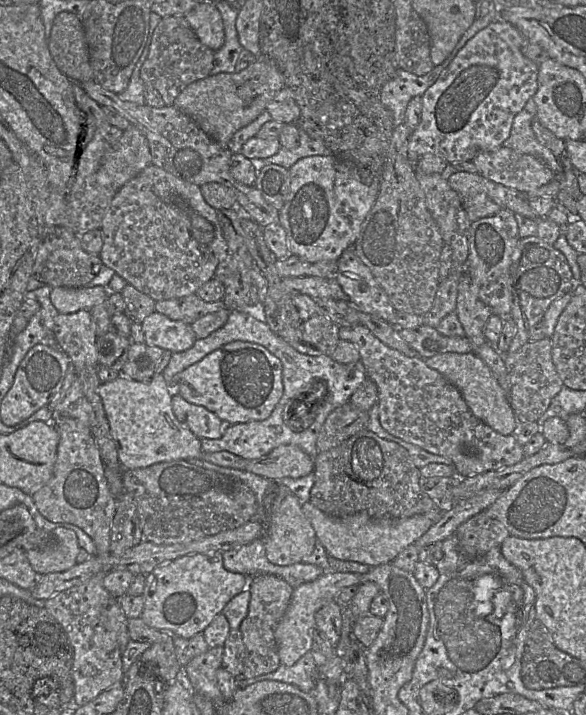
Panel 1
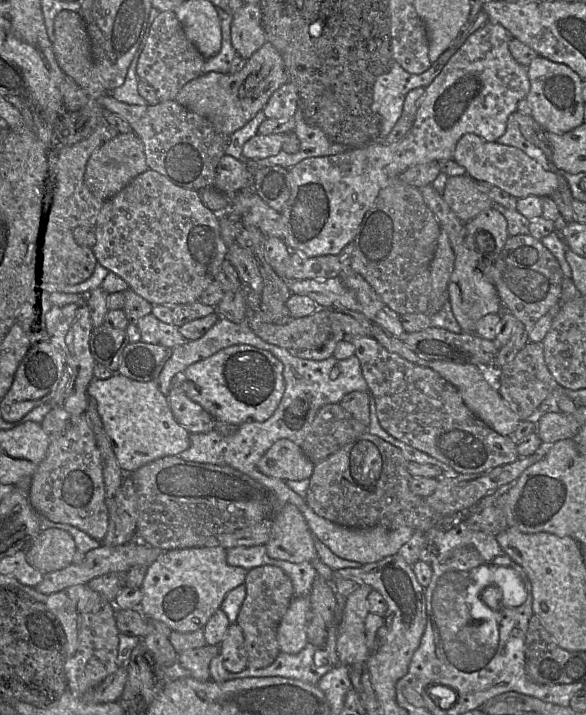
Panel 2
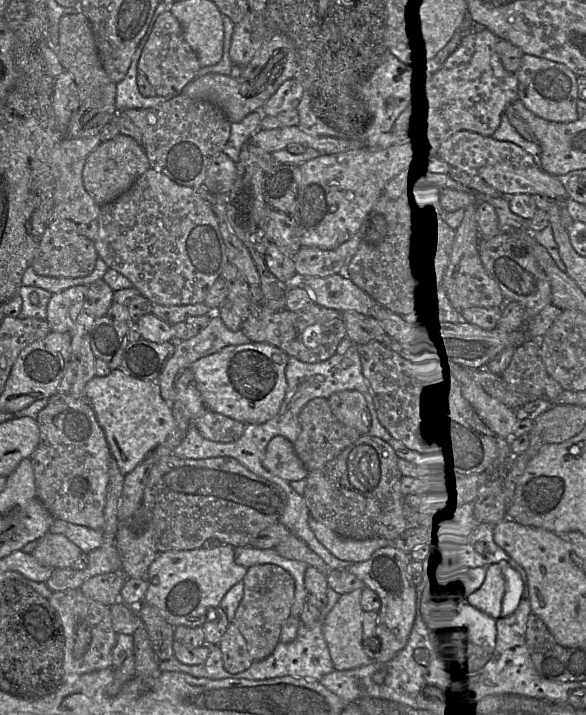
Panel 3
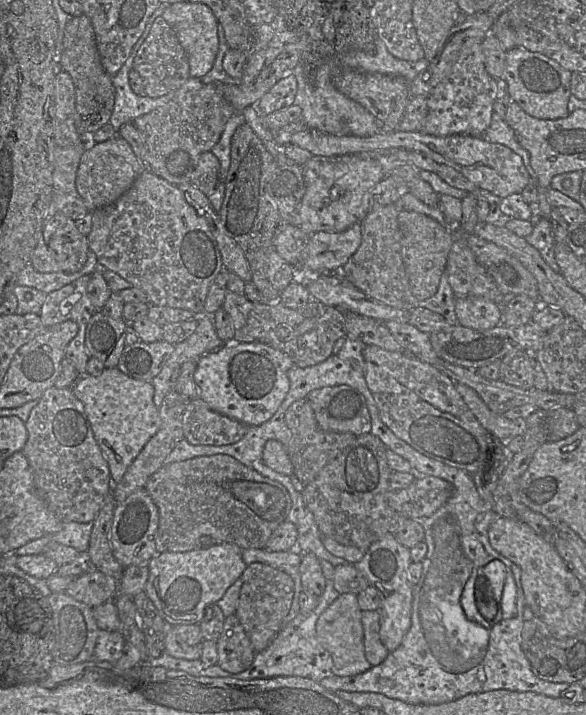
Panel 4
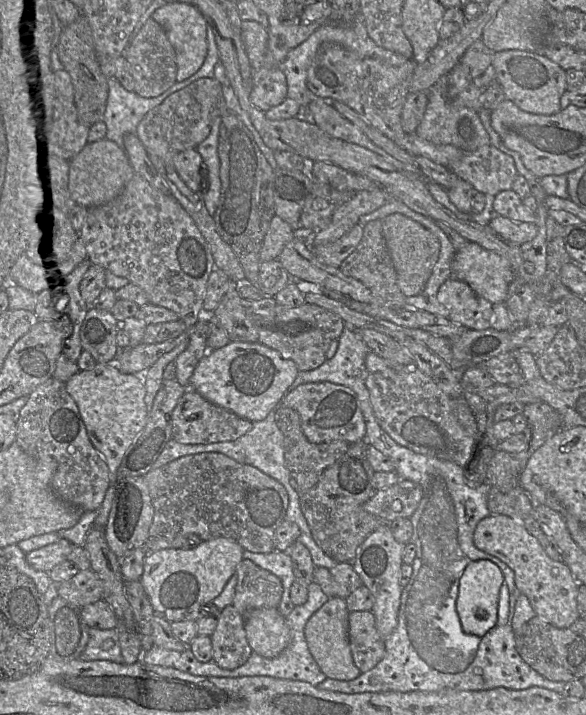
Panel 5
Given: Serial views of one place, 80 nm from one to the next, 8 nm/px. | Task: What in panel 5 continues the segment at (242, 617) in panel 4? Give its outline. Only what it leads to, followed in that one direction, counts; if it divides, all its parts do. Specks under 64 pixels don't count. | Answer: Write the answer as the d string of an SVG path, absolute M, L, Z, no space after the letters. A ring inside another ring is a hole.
M243 559L236 569L237 586L233 606L245 616L248 612L261 608L278 608L283 594L281 580Z

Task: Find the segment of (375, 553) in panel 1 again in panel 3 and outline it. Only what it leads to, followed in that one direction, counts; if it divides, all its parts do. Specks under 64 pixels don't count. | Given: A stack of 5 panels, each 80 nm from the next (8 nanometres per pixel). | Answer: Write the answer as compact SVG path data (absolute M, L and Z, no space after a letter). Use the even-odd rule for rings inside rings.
M313 517L309 518L308 523L317 540L332 555L344 561L364 562L378 549L394 546L394 540L385 538L353 540L342 537Z

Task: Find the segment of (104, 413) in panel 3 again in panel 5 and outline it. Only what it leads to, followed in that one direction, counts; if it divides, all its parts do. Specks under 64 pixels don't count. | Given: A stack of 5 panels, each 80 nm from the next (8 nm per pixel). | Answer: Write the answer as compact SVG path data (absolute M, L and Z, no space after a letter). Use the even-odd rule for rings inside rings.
M97 363L91 370L78 371L65 383L65 388L77 404L92 445L107 464L111 486L117 482L117 470L124 454L147 422L149 411L144 401L146 389L143 379L141 375L120 371L114 363Z

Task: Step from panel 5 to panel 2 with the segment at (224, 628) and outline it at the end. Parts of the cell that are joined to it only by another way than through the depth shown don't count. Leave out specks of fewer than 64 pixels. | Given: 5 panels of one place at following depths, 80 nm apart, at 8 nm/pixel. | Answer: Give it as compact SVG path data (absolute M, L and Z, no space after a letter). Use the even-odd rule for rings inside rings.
M230 624L219 648L223 666L228 672L239 673L247 668L245 638L239 625Z

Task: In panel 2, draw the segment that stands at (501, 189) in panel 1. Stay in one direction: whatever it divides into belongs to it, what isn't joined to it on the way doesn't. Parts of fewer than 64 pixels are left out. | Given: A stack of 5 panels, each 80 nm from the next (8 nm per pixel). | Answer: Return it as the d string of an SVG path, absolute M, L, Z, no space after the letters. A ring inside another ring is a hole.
M467 174L448 177L443 198L463 223L470 222L494 205L488 194L481 189L479 181Z

